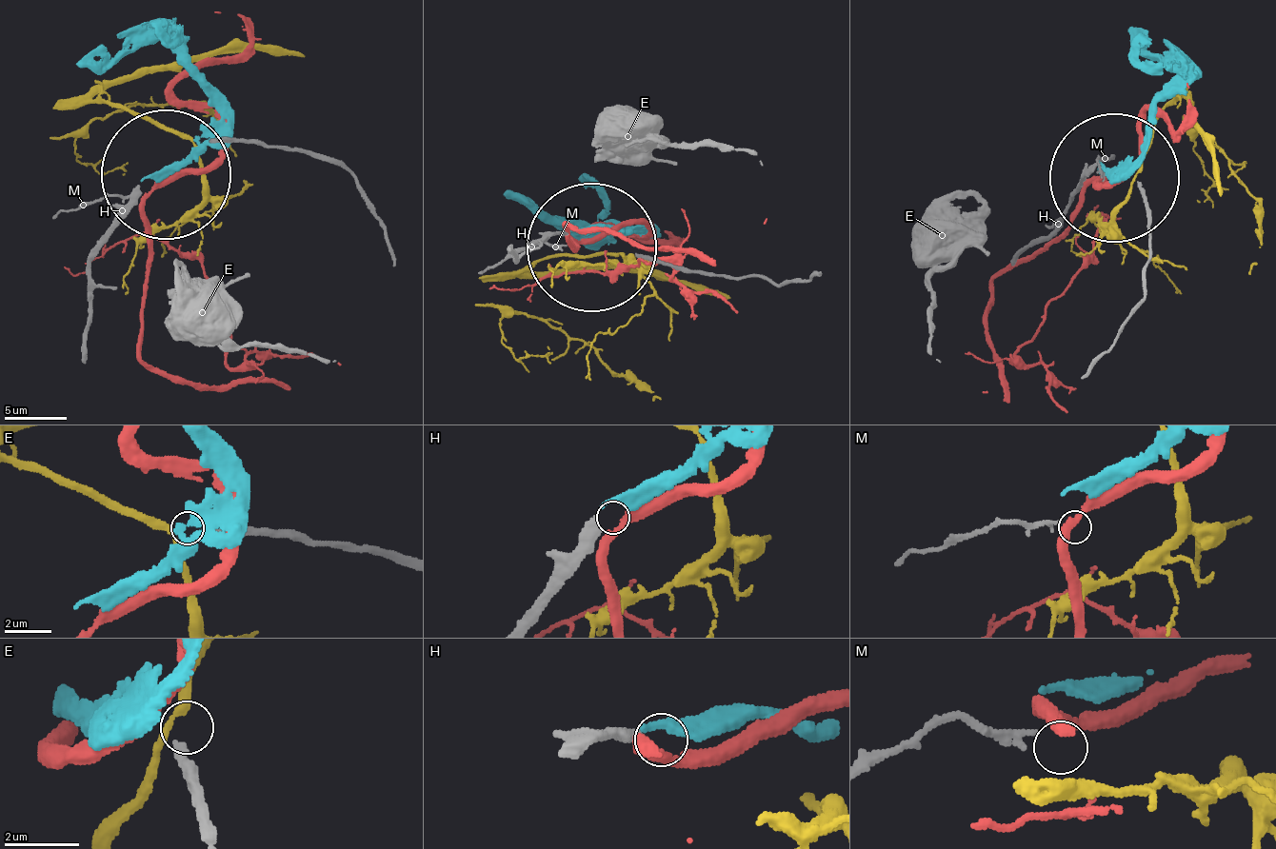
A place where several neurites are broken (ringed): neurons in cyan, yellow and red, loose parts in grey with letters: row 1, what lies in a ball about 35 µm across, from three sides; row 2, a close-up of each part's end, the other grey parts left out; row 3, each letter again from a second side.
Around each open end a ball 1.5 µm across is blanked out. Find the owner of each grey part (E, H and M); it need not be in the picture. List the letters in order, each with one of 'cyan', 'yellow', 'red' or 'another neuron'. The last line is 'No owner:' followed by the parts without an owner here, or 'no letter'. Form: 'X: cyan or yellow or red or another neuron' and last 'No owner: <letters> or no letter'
E: yellow
H: cyan
M: another neuron
No owner: M

